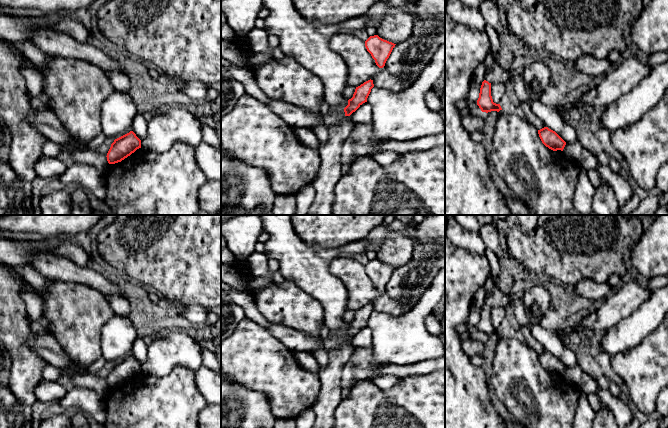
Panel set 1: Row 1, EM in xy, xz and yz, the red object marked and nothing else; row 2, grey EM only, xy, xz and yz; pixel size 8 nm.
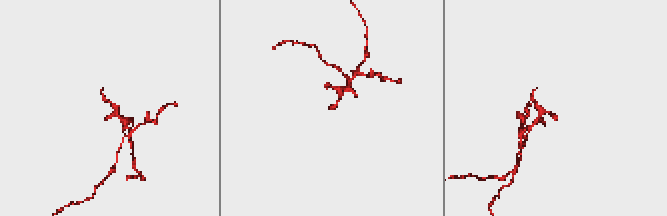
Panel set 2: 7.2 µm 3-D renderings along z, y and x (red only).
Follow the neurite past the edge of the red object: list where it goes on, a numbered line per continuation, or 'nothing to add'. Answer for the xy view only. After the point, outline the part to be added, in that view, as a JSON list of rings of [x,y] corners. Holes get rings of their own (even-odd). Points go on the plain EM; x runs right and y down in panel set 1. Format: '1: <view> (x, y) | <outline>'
nothing to add

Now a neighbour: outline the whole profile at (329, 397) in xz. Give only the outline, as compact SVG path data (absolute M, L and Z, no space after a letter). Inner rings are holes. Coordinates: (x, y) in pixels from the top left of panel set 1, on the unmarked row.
M350 340L329 349L328 364L319 372L321 389L311 409L316 414L313 428L333 428L334 412L342 400L341 372L357 350Z

